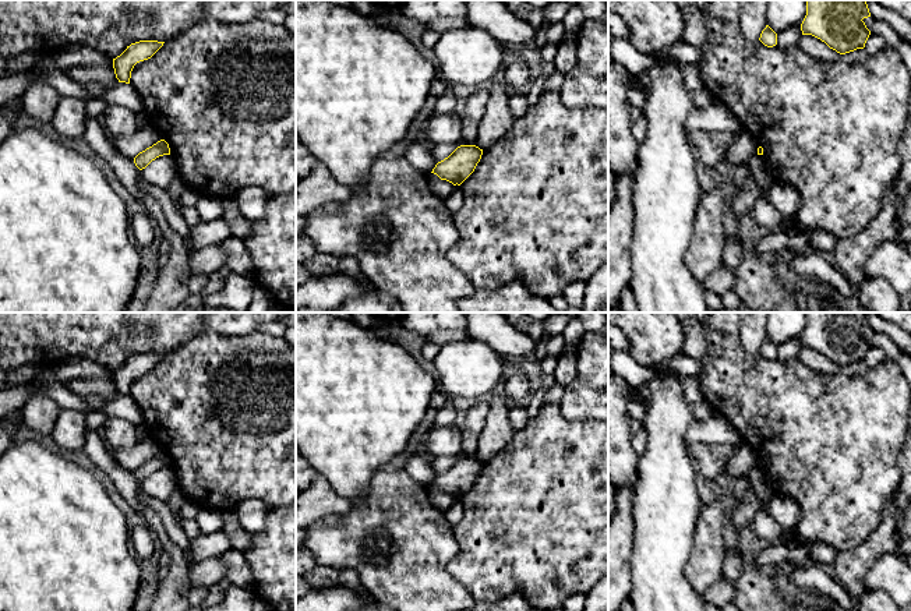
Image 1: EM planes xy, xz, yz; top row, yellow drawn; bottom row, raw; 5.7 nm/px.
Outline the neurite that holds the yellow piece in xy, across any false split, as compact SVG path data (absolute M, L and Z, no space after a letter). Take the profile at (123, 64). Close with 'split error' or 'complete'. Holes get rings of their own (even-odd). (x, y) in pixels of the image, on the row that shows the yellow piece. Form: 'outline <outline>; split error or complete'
outline M140 40L127 46L127 49L113 59L113 68L119 82L130 84L131 71L140 61L151 59L165 42Z; complete

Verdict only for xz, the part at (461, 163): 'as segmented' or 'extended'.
as segmented

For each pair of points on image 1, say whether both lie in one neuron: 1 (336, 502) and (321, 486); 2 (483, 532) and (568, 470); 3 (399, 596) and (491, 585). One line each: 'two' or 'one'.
1: one
2: one
3: two

